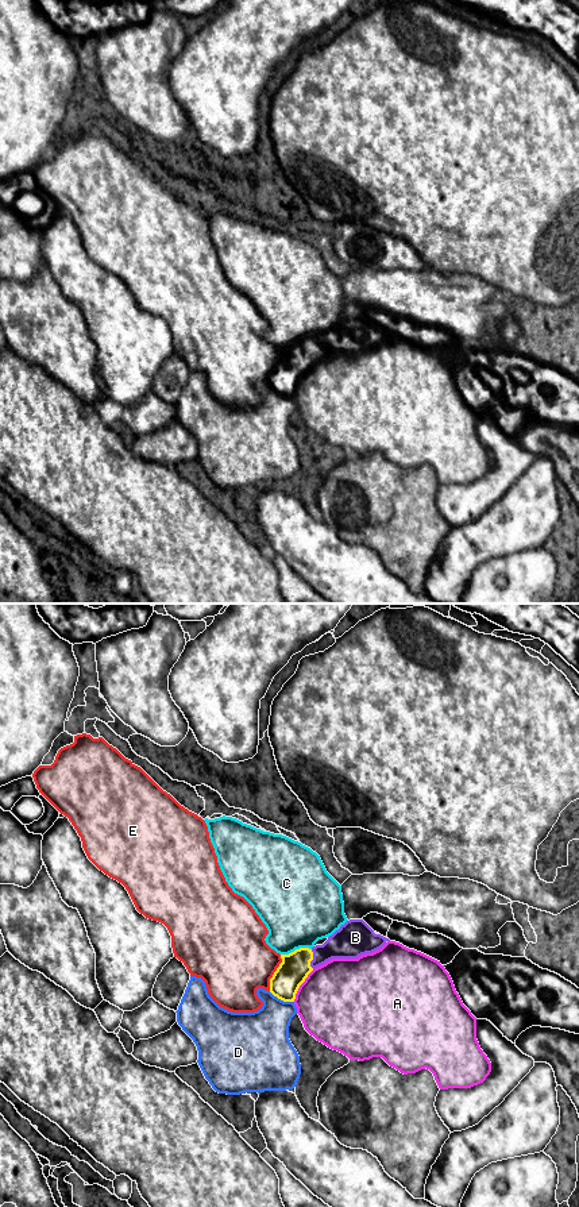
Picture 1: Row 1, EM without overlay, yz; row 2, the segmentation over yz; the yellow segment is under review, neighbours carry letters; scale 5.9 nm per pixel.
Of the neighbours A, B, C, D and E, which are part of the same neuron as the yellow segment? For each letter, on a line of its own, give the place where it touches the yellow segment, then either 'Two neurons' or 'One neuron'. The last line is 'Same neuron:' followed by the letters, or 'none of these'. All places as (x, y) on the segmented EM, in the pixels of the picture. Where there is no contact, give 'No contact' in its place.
A: Touches yellow at yz (300, 984). Two neurons
B: Touches yellow at yz (312, 959). One neuron
C: Touches yellow at yz (296, 949). Two neurons
D: Touches yellow at yz (281, 999). Two neurons
E: Touches yellow at yz (274, 972). Two neurons
Same neuron: B

